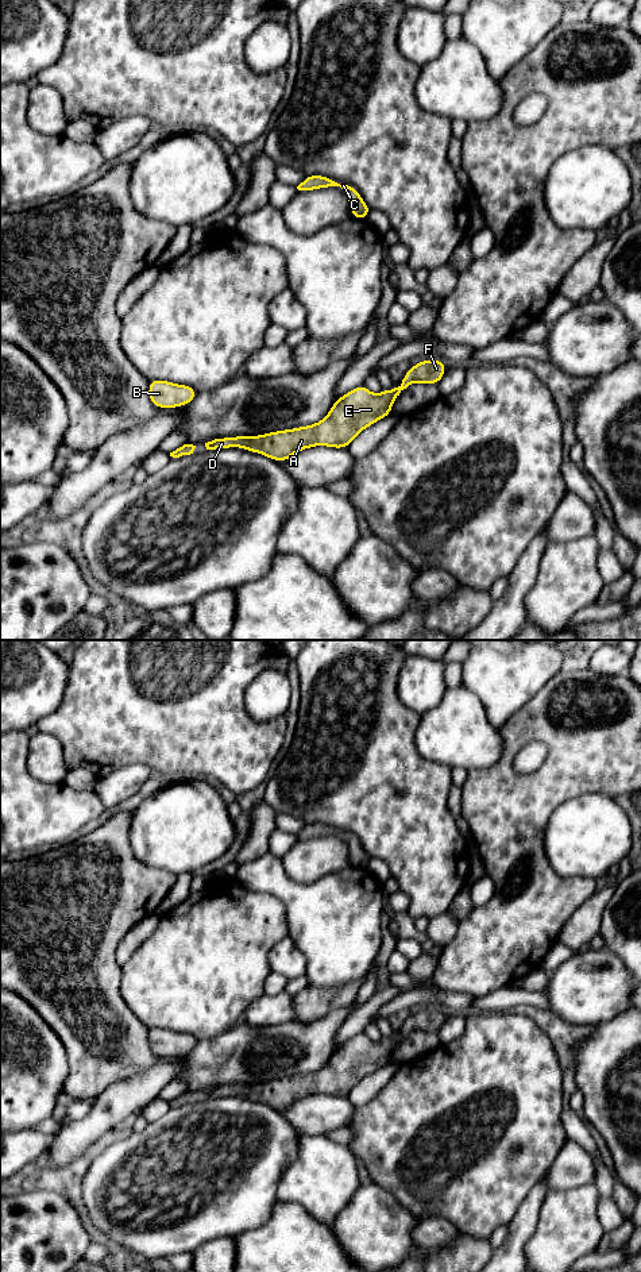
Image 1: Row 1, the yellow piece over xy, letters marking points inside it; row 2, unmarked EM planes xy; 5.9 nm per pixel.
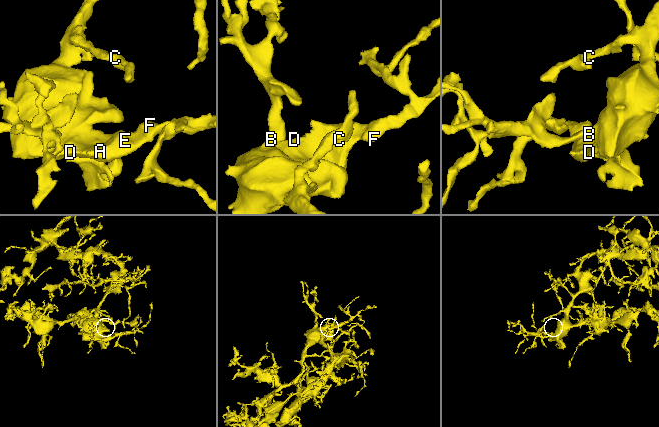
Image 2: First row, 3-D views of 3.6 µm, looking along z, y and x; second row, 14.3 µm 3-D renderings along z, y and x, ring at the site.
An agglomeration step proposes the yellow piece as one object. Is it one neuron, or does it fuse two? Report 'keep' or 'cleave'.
keep

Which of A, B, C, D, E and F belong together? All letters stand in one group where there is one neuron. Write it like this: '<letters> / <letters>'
A B C D E F

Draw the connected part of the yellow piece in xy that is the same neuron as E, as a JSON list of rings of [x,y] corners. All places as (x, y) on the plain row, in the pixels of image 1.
[[[424,1007],[403,1022],[398,1036],[374,1042],[364,1033],[356,1034],[336,1048],[329,1061],[316,1072],[256,1084],[219,1086],[205,1091],[205,1095],[206,1098],[238,1095],[275,1110],[289,1109],[298,1099],[316,1094],[348,1096],[364,1076],[391,1063],[395,1046],[410,1032],[437,1034],[445,1019],[444,1010]]]

